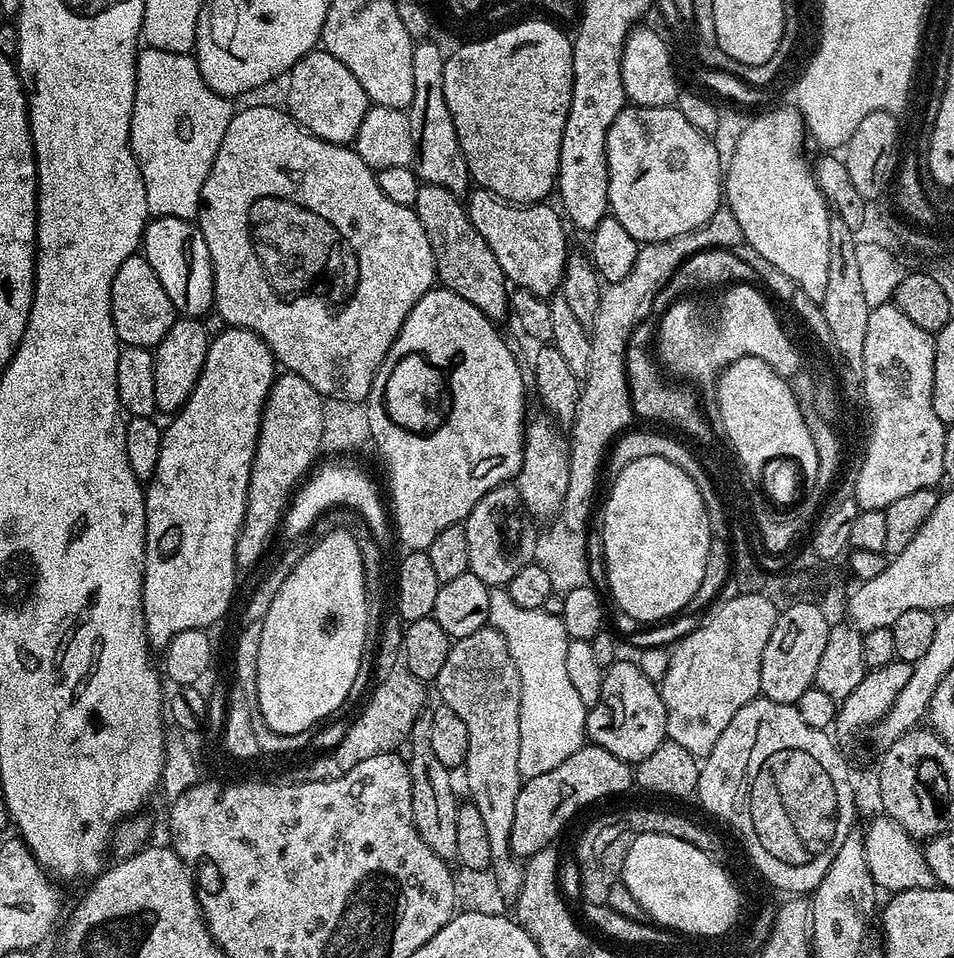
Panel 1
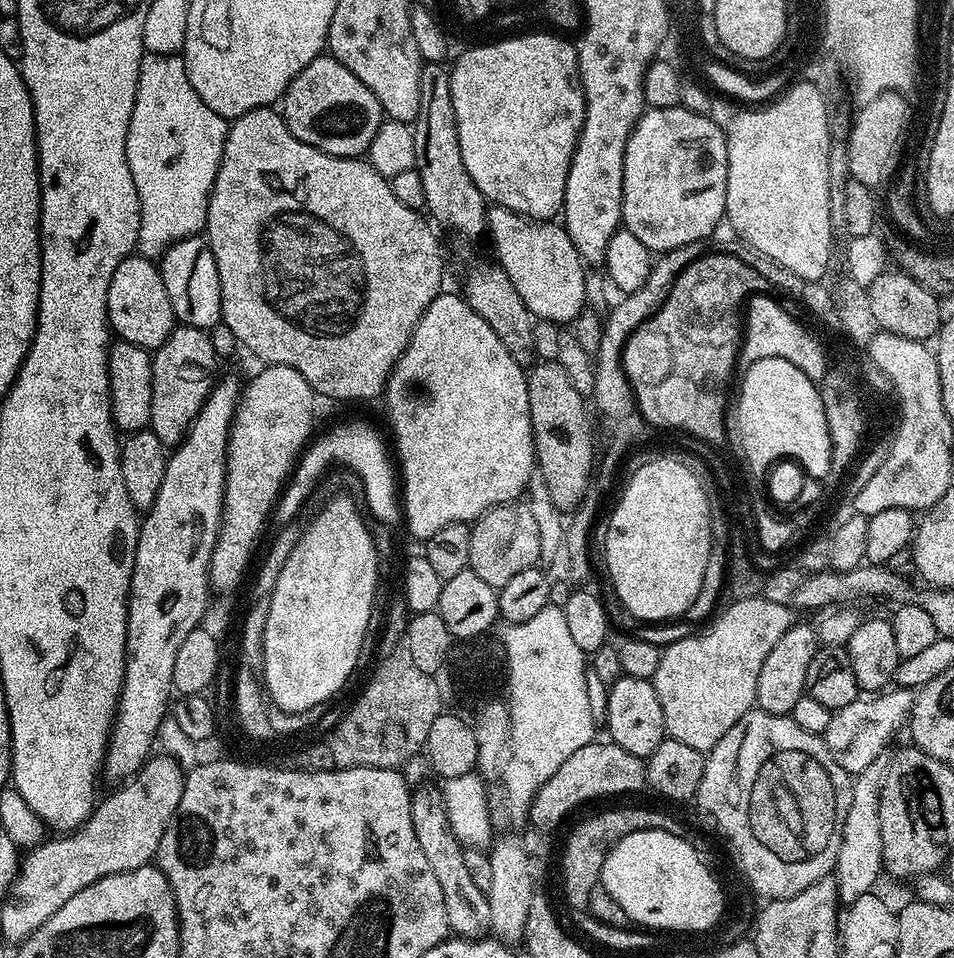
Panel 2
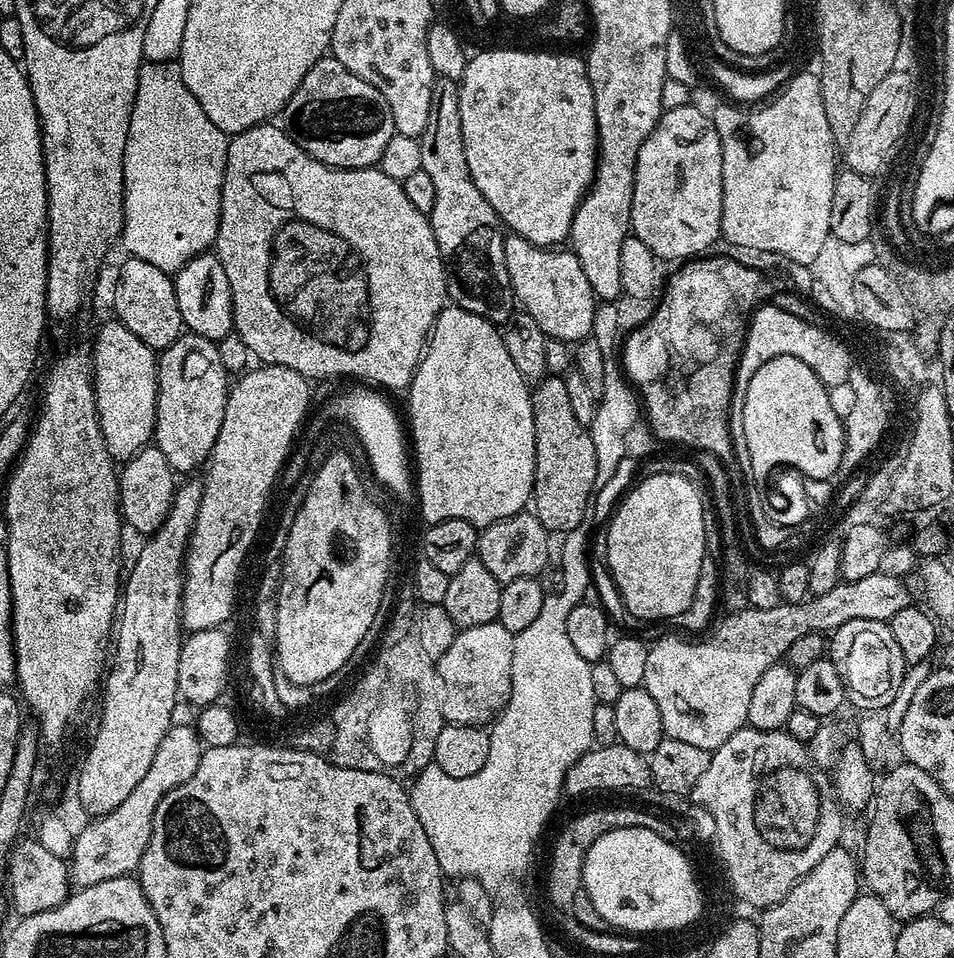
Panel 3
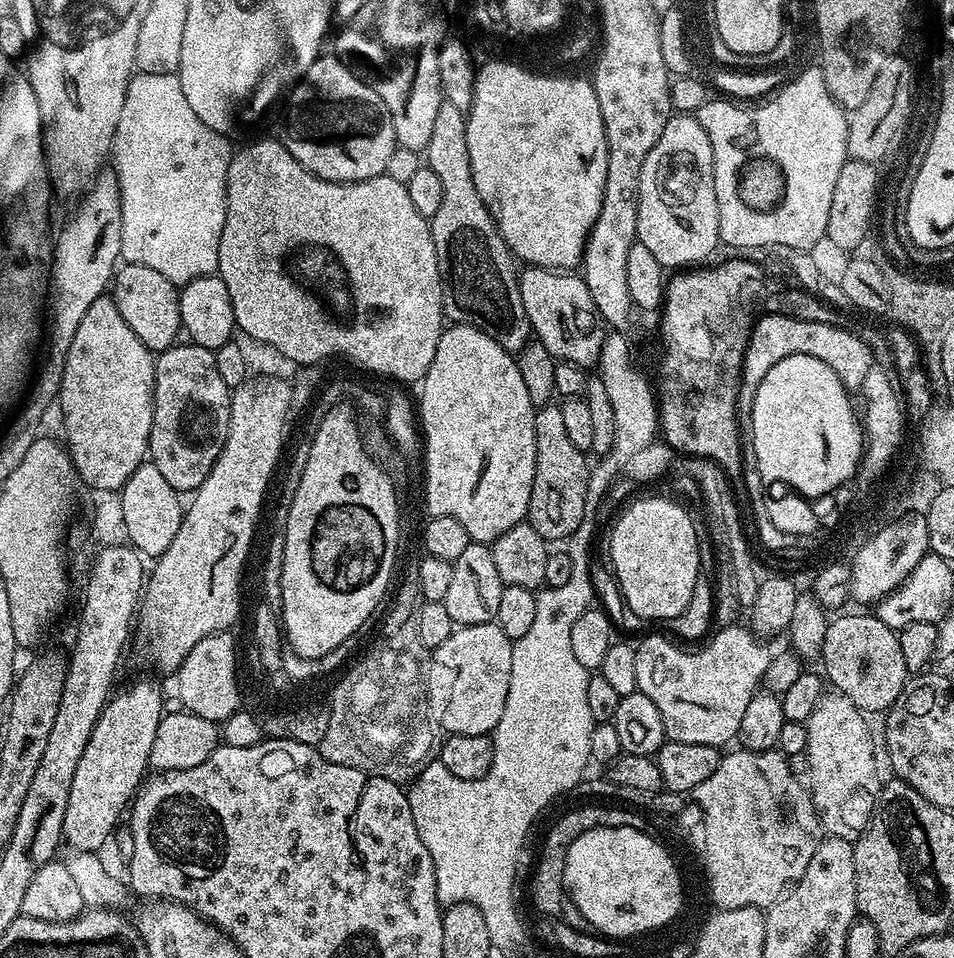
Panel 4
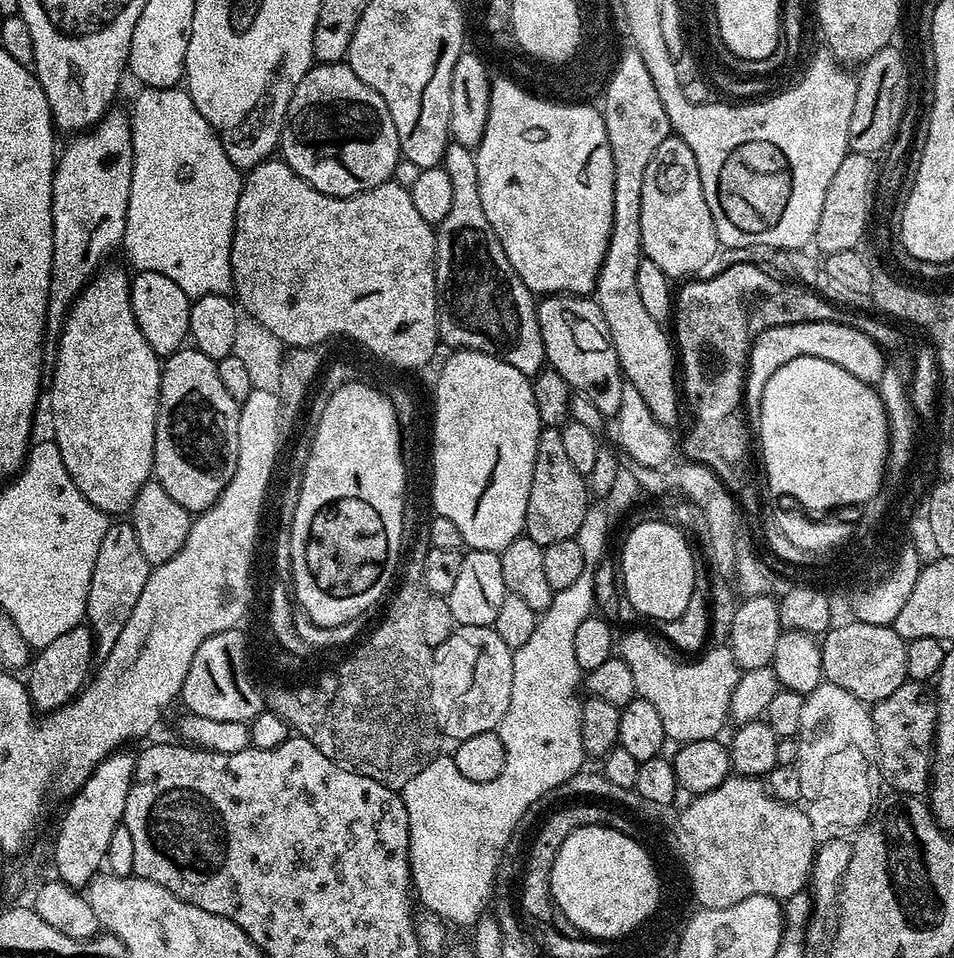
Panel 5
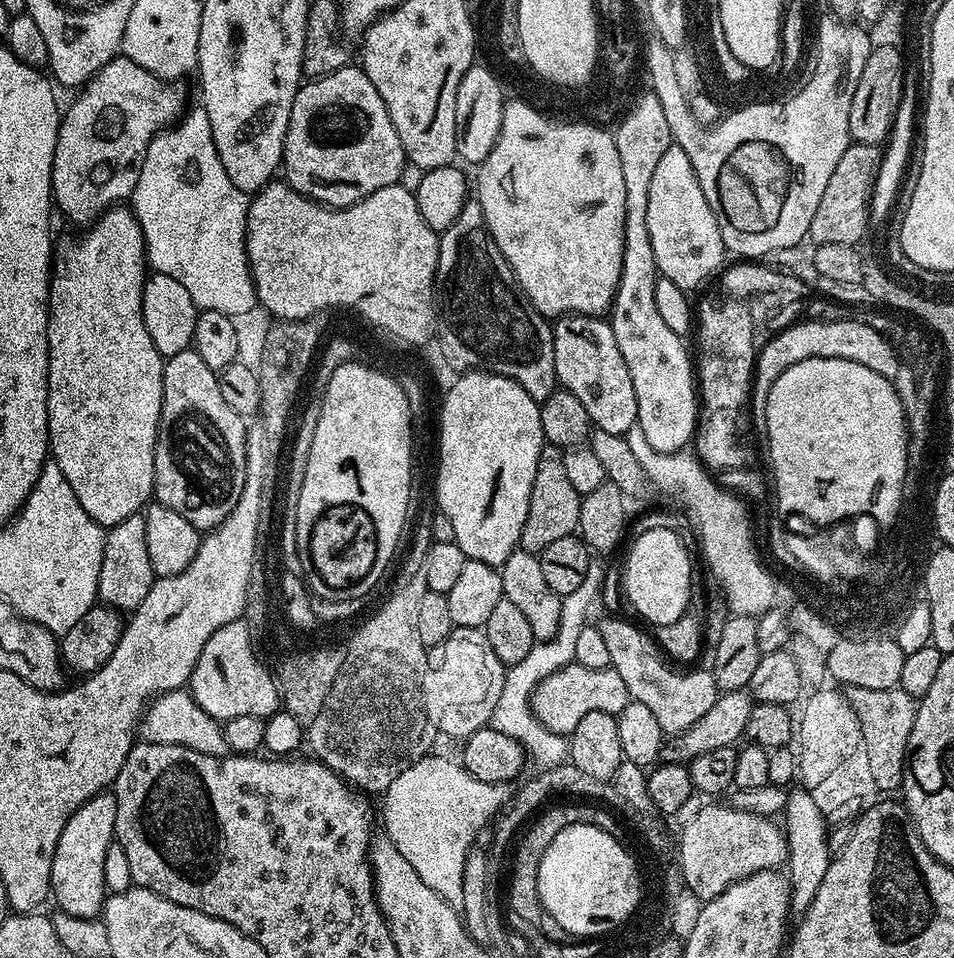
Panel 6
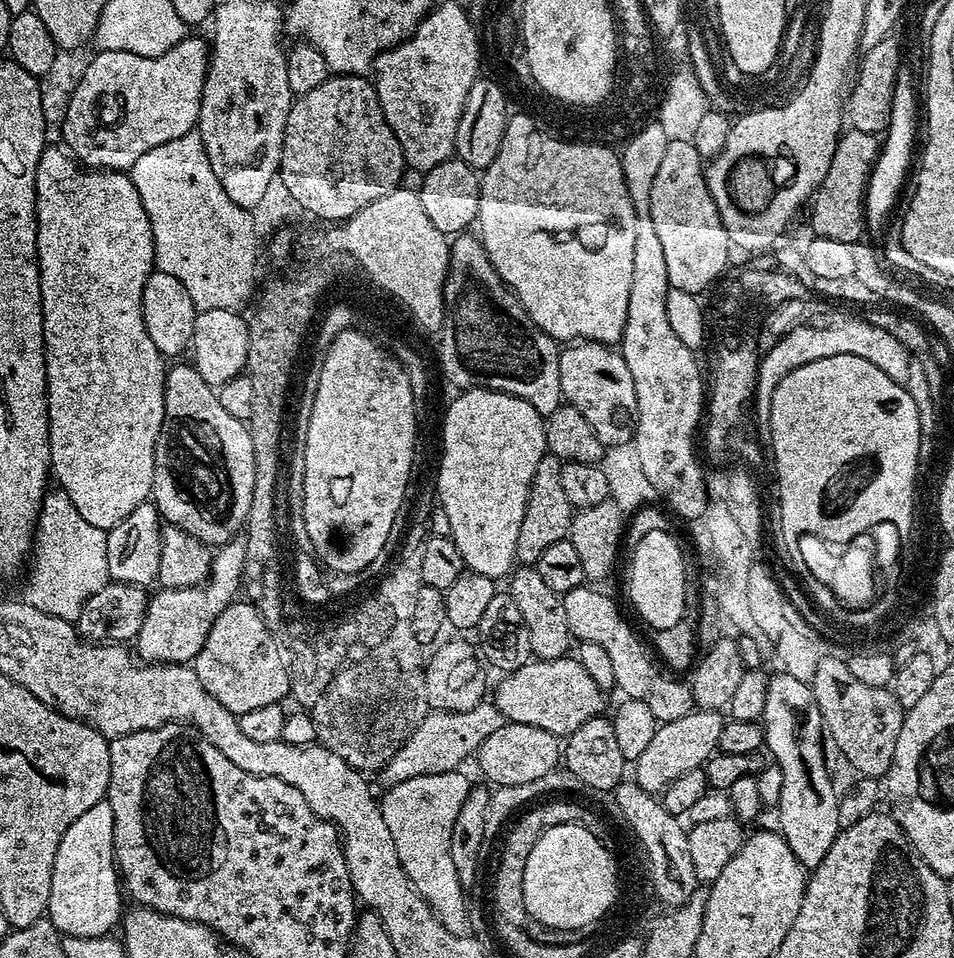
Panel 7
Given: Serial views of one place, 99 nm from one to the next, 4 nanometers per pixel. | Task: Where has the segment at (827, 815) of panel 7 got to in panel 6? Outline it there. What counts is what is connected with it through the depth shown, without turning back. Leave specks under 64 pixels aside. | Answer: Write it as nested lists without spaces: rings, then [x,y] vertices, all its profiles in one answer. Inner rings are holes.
[[[805,790],[793,791],[788,797],[786,815],[782,820],[782,831],[788,837],[788,859],[786,875],[792,888],[792,912],[803,914],[814,902],[814,894],[818,894],[818,886],[822,886],[822,878],[826,878],[826,870],[830,866],[834,852],[829,848],[828,836],[830,824],[827,824],[825,813],[821,812],[814,798]]]

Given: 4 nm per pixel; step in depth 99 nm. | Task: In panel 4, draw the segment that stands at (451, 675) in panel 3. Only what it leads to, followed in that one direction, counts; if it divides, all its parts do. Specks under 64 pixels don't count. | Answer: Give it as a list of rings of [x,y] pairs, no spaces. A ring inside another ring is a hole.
[[[495,622],[490,624],[465,624],[453,630],[450,634],[450,638],[446,638],[446,642],[442,642],[442,646],[431,649],[430,659],[428,662],[428,706],[432,713],[433,721],[435,721],[443,731],[445,728],[445,733],[454,736],[488,736],[496,731],[498,722],[506,710],[506,694],[510,690],[510,670],[512,669],[513,643],[513,640],[506,638],[506,634],[502,634],[502,630],[497,626],[497,624],[495,624]]]

